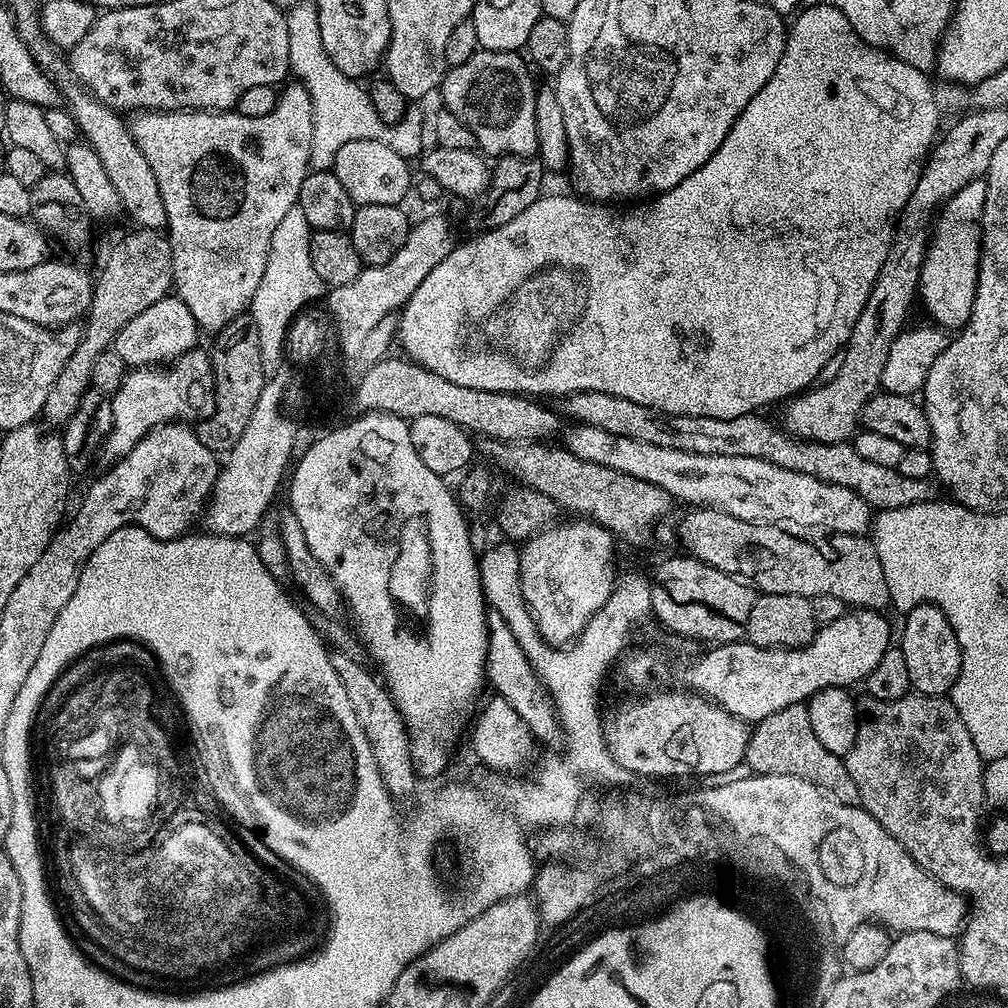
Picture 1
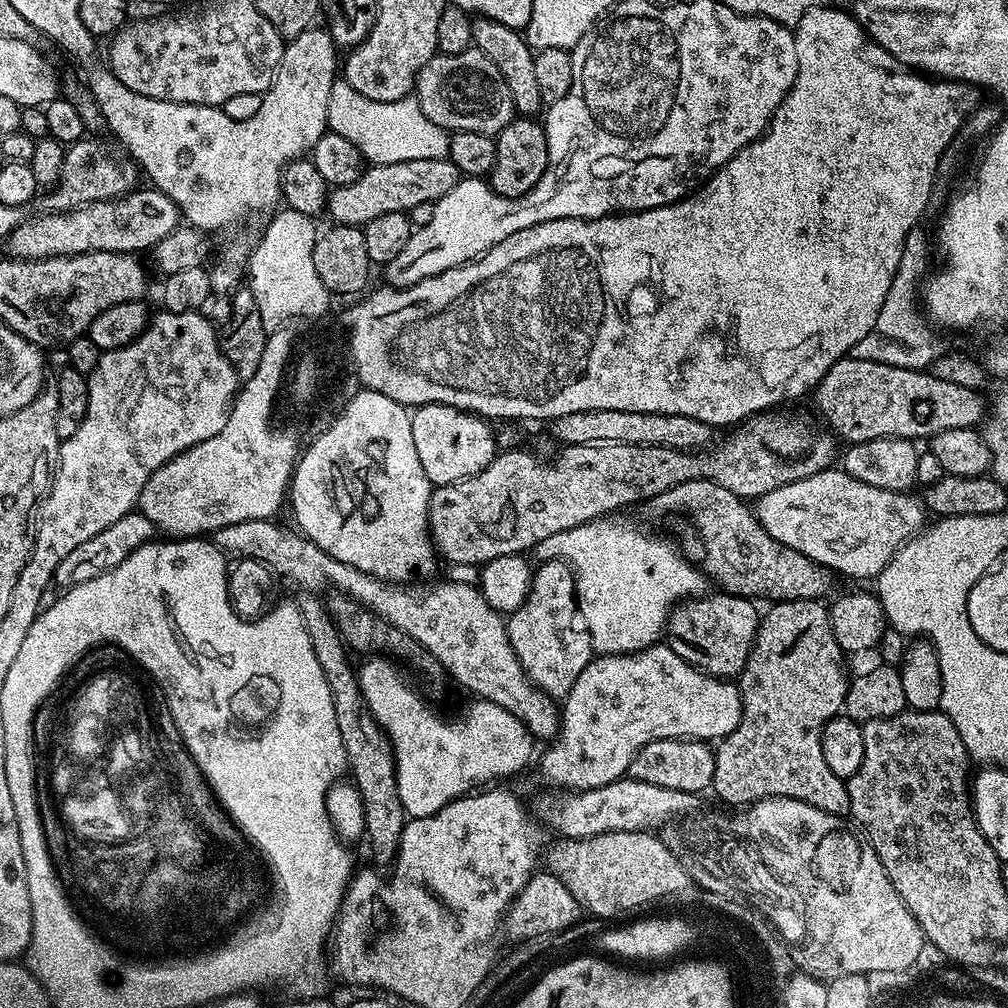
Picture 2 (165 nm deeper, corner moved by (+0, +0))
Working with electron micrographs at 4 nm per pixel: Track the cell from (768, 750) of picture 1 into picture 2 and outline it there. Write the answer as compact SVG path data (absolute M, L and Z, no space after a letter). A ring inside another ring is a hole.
M781 600L771 607L760 617L756 641L738 677L742 718L735 730L714 748L716 761L711 791L728 804L740 804L736 806L777 796L818 806L826 814L847 817L852 810L848 785L826 766L826 758L822 758L822 730L826 722L844 711L844 695L850 683L849 673L844 673L845 653L834 638L834 630L830 630L827 607L820 600Z

